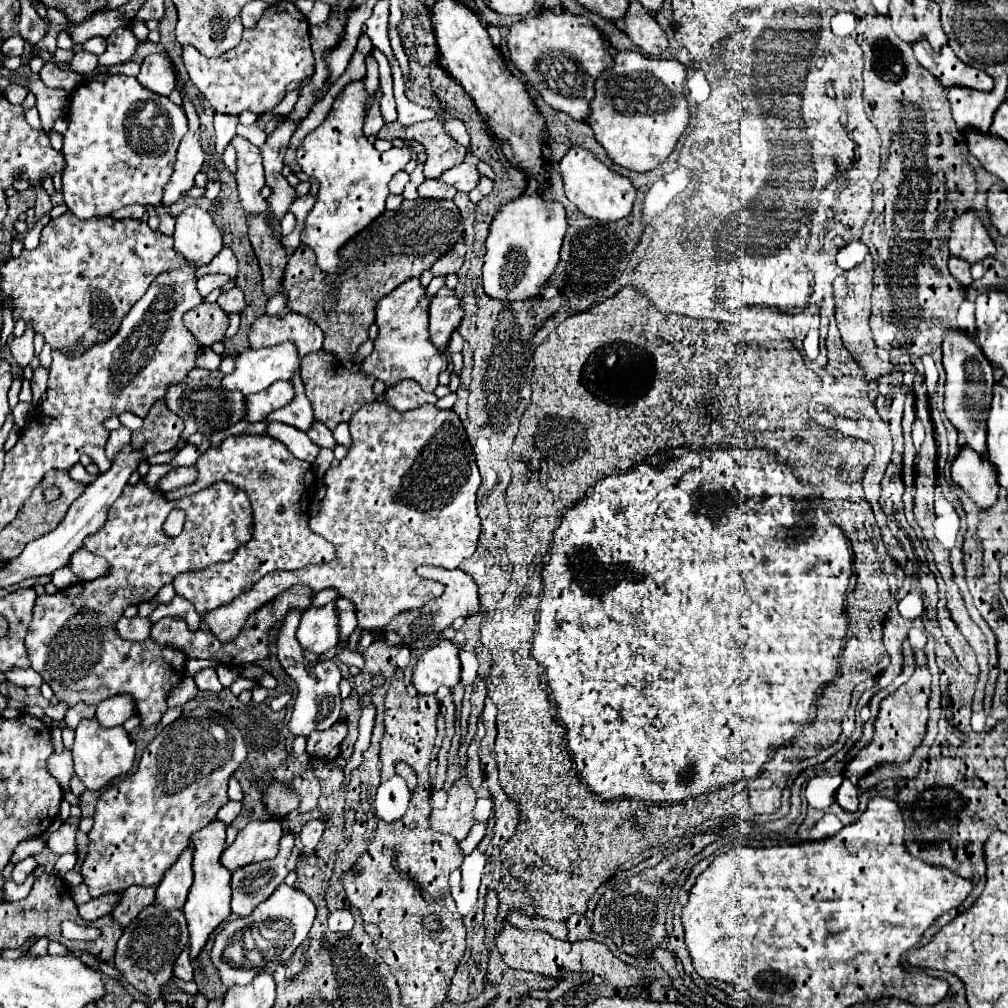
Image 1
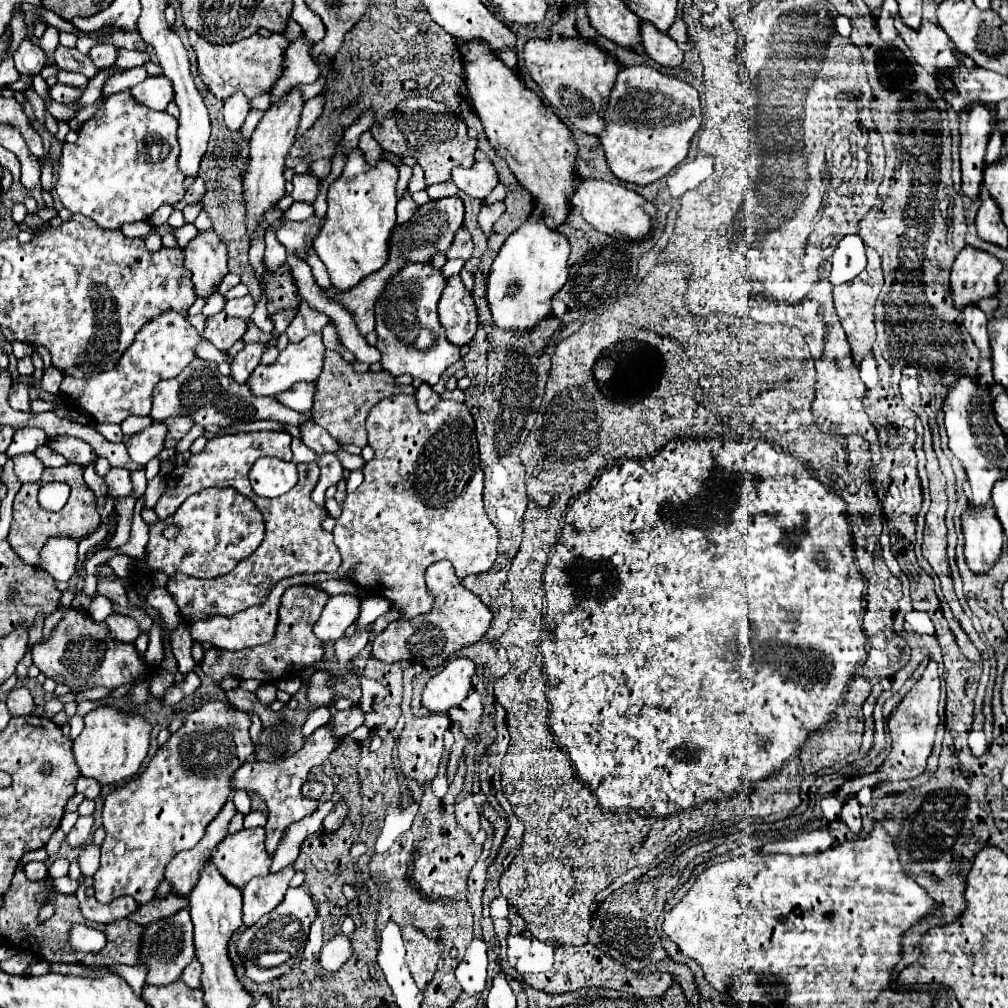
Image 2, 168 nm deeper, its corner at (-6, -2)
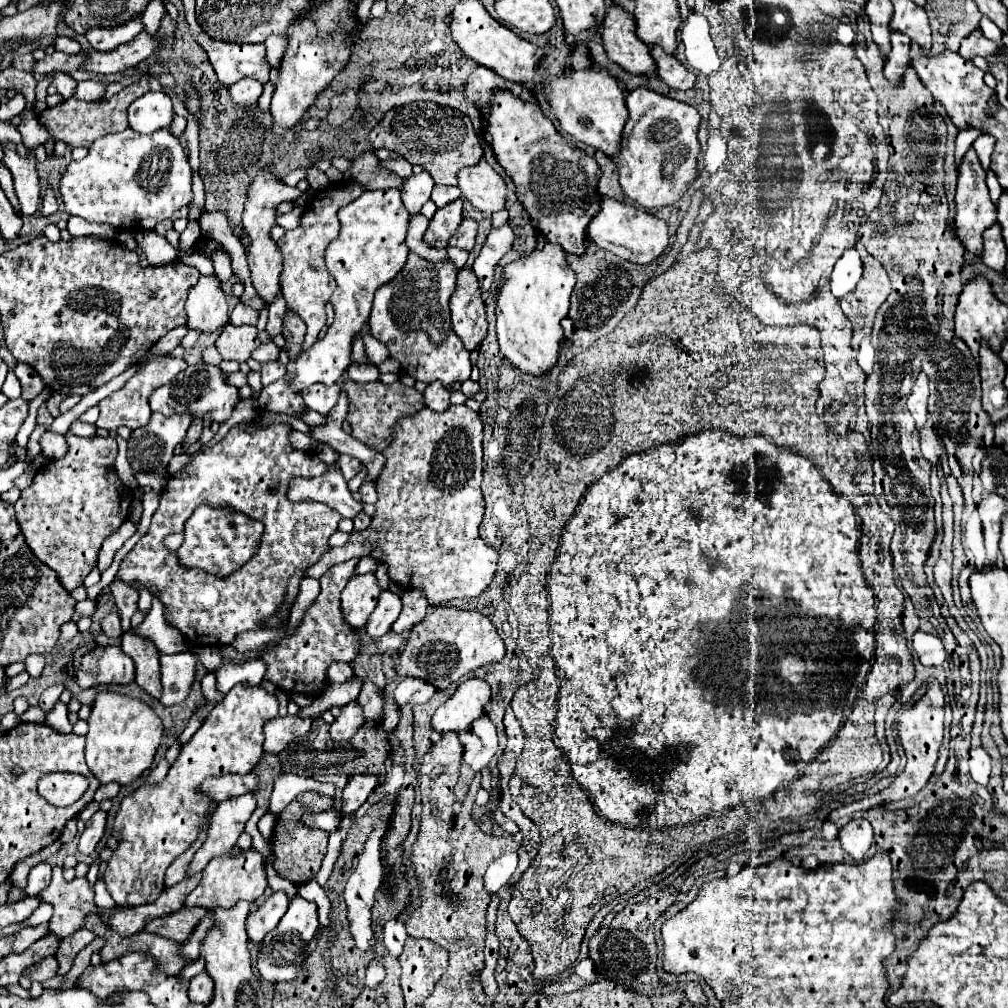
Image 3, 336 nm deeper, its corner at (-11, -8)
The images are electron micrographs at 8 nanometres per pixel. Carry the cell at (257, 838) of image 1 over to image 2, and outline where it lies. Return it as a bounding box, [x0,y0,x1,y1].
[211,828,273,888]

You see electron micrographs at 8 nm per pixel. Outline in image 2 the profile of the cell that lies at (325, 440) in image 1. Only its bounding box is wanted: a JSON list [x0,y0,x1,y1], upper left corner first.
[335,446,365,470]

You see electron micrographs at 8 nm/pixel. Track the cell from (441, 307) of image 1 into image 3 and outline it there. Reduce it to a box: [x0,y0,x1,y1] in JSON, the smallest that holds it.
[450,268,486,350]

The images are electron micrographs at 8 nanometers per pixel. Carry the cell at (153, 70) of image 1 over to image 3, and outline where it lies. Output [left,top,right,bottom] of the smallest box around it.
[128,92,172,134]

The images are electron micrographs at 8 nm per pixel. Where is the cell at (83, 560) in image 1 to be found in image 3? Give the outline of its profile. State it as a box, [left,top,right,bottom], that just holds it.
[122,632,162,700]

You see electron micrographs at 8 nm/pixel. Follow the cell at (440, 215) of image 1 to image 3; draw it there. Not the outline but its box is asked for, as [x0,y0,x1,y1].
[424,198,462,248]

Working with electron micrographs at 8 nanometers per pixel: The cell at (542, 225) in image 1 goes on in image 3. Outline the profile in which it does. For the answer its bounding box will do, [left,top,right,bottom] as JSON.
[496,242,576,376]

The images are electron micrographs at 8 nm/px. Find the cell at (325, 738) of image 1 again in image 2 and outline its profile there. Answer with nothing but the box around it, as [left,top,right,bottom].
[327,704,365,740]

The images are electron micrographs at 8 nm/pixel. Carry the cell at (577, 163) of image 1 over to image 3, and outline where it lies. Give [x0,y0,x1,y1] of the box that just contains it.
[588,198,668,264]

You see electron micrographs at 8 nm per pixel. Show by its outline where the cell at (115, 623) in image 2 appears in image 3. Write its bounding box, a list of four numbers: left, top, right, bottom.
[104,612,122,638]

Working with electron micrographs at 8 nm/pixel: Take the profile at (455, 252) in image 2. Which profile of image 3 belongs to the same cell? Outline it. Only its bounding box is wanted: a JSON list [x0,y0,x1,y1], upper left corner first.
[450,218,476,250]

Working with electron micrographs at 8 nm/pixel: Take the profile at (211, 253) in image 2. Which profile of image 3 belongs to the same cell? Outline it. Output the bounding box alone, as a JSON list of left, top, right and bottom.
[186,276,228,334]

